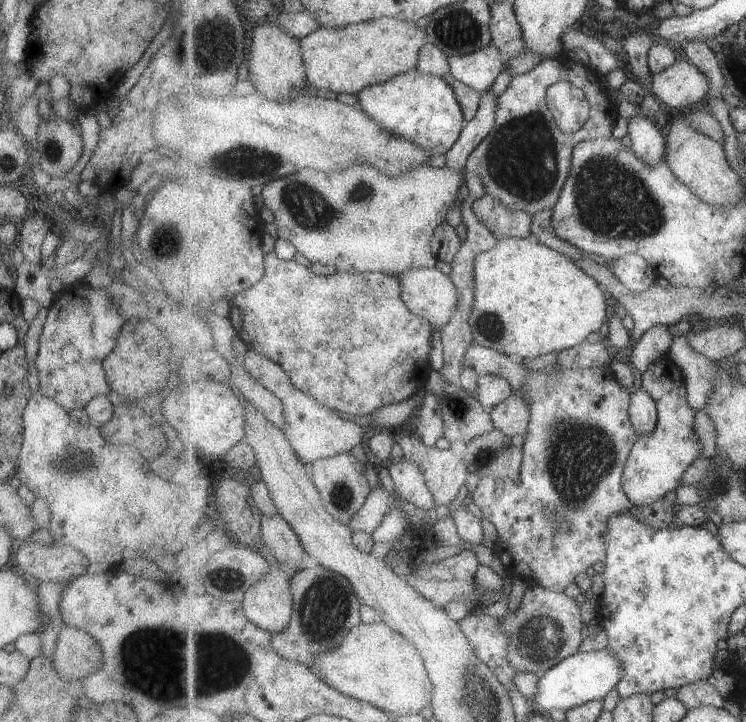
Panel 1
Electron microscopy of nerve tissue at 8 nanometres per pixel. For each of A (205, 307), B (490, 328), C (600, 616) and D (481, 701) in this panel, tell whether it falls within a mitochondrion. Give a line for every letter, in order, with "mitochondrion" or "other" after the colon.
A: other
B: mitochondrion
C: other
D: mitochondrion

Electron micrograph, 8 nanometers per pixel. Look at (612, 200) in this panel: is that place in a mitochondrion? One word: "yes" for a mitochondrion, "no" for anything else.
yes

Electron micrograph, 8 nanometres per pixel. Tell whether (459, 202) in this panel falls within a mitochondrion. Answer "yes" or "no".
no

